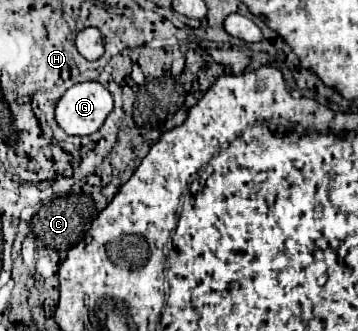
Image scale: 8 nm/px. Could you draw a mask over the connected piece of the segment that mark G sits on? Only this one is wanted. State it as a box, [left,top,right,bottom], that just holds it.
[55,82,113,136]

